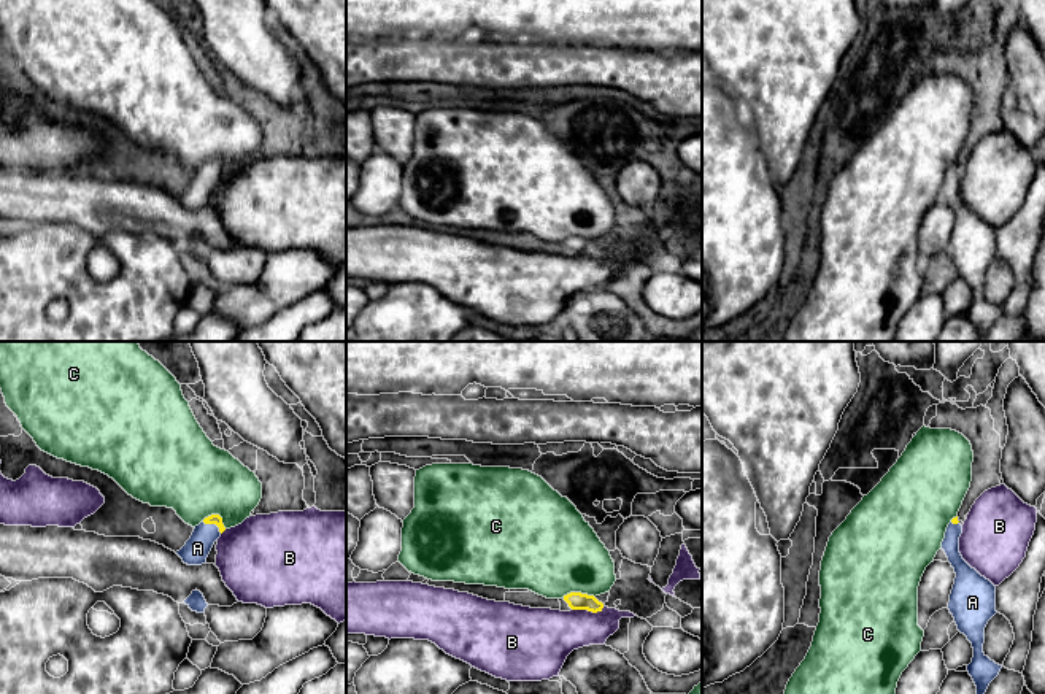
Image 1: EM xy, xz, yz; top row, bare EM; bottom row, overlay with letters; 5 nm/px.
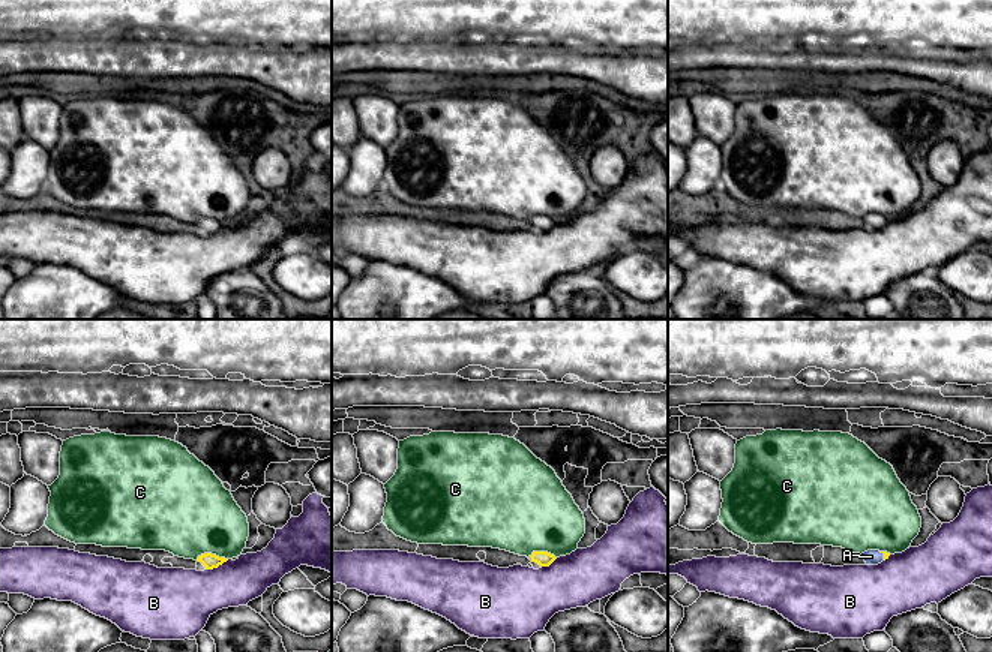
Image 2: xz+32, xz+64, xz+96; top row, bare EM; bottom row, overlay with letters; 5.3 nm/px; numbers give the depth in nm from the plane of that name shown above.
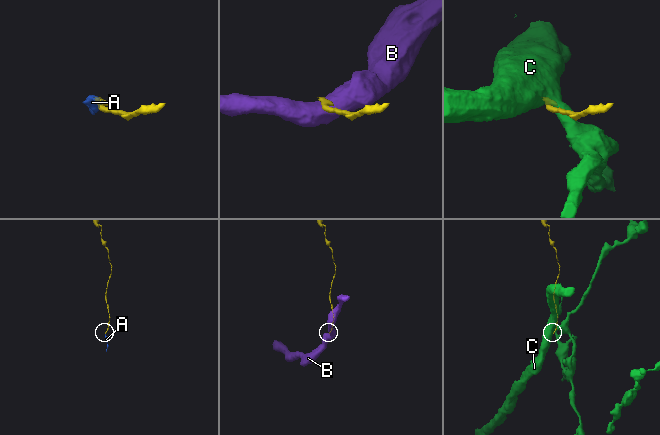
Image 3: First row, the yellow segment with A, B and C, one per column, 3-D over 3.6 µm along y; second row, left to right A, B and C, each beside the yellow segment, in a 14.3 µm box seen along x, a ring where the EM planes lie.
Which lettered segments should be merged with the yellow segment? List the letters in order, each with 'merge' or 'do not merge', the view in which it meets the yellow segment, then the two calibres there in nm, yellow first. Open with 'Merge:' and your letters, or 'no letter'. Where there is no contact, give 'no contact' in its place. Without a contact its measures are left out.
Merge: A
A: merge; meets yellow in xy; 50 nm thick on the yellow side, 130 nm on the other
B: do not merge; meets yellow in xz; 90 nm thick on the yellow side, 280 nm on the other
C: do not merge; meets yellow in xz; 90 nm thick on the yellow side, 460 nm on the other

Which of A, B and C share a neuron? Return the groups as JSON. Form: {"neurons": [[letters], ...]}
{"neurons": [["A"], ["B"], ["C"]]}

